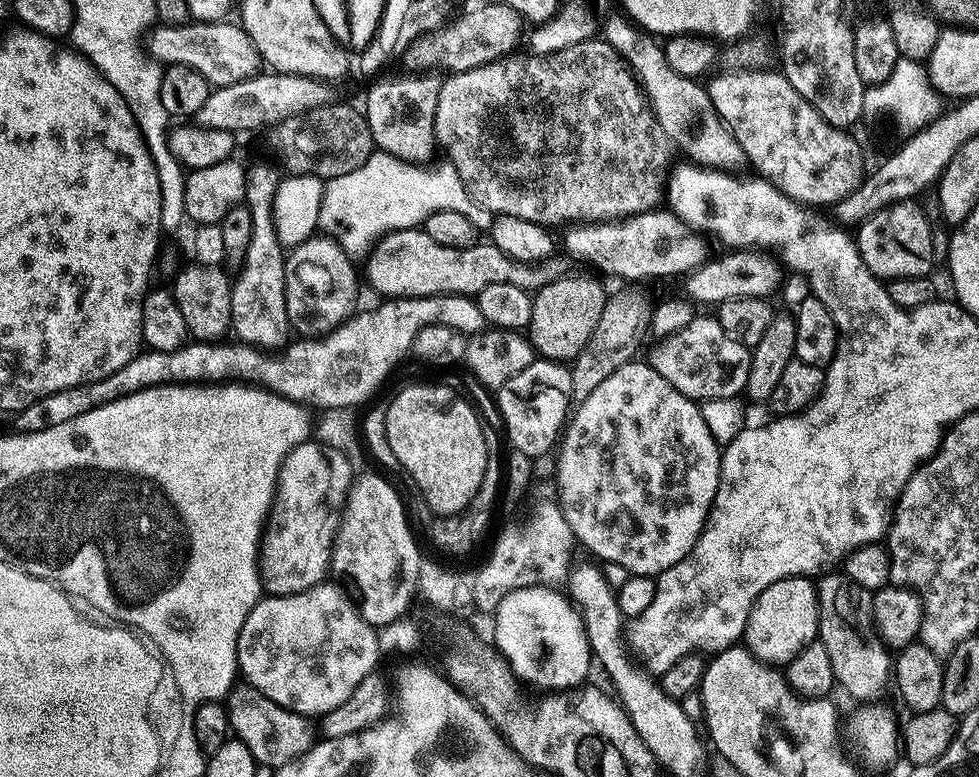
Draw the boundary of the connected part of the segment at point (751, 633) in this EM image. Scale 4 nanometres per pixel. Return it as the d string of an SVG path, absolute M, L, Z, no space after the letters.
M787 576L785 580L766 586L766 590L762 590L762 594L753 602L742 640L748 651L763 664L786 666L804 647L817 639L819 630L820 603L816 601L816 584L806 576Z

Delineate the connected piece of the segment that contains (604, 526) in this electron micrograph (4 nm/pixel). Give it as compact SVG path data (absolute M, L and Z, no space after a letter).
M629 362L618 370L614 370L614 374L610 374L610 378L606 378L606 382L598 385L594 394L590 394L575 405L574 411L567 421L562 443L558 448L560 461L556 464L556 484L560 487L558 505L564 512L570 530L580 544L584 543L597 556L597 558L595 557L597 561L605 560L608 564L617 564L618 567L625 568L625 573L633 576L656 578L667 568L674 566L682 558L686 558L686 554L690 554L690 550L698 542L700 532L708 520L708 512L712 509L712 503L718 491L722 448L710 434L708 424L700 413L701 405L697 401L686 398L678 390L674 390L674 386L670 386L670 382L666 382L666 378L662 378L662 374L658 374L658 370L654 370L651 364L636 363Z

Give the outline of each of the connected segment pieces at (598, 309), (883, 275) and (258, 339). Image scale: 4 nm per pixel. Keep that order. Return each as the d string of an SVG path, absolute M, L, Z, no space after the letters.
M560 276L557 280L552 280L549 284L544 284L535 289L532 296L532 313L530 322L526 329L527 339L533 349L545 360L555 360L557 362L571 362L576 359L576 355L585 351L588 344L597 335L596 327L598 318L602 318L602 310L609 300L609 293L604 293L604 288L592 276Z
M908 199L879 209L859 225L860 233L855 233L856 249L860 251L862 262L866 262L868 269L881 281L887 282L894 278L918 278L929 275L933 271L931 268L934 268L932 259L934 228L928 221L927 214L916 204L918 203L915 199Z
M267 203L252 204L250 209L253 230L250 234L250 244L246 250L243 267L238 274L245 284L246 291L244 295L233 299L231 331L236 332L237 341L251 344L261 350L280 350L290 340L288 337L290 325L284 293L286 252L278 242L278 234L274 230L271 207Z

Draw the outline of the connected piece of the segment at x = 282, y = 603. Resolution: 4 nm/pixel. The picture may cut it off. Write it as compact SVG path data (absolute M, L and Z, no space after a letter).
M321 582L289 596L265 595L250 610L236 647L238 672L247 683L279 708L309 718L321 718L342 706L382 656L381 641L376 641L377 629L362 619L359 607L348 601L342 589L328 583Z

